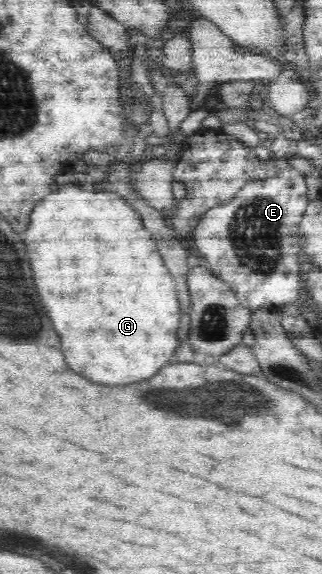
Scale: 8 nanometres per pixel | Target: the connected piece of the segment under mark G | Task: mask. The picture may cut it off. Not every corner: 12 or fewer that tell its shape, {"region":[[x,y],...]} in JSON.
{"region":[[122,197],[35,205],[25,249],[75,373],[149,379],[179,303]]}

